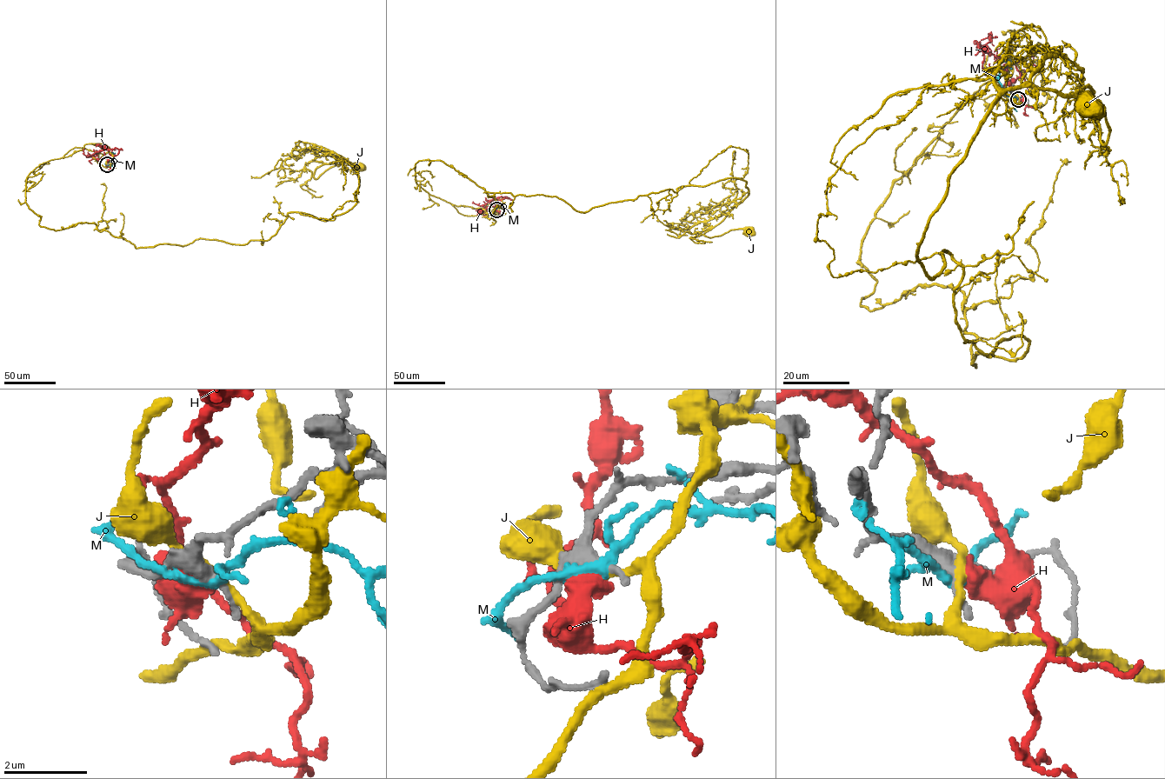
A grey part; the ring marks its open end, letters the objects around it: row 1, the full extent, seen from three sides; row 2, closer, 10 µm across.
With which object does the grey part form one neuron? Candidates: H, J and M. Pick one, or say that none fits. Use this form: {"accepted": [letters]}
{"accepted": ["H"]}

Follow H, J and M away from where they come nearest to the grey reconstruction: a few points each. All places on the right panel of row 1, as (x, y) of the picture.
H: (1018, 99), (1022, 96), (1000, 70), (982, 69), (979, 44), (1000, 56), (1007, 70), (997, 66), (999, 49)
J: (1018, 99), (1010, 30), (862, 239), (975, 367), (1028, 342), (929, 216), (1007, 90), (1090, 108)
M: (1018, 100), (1006, 94), (999, 82), (1000, 69), (1008, 64), (1006, 61), (1010, 60)

